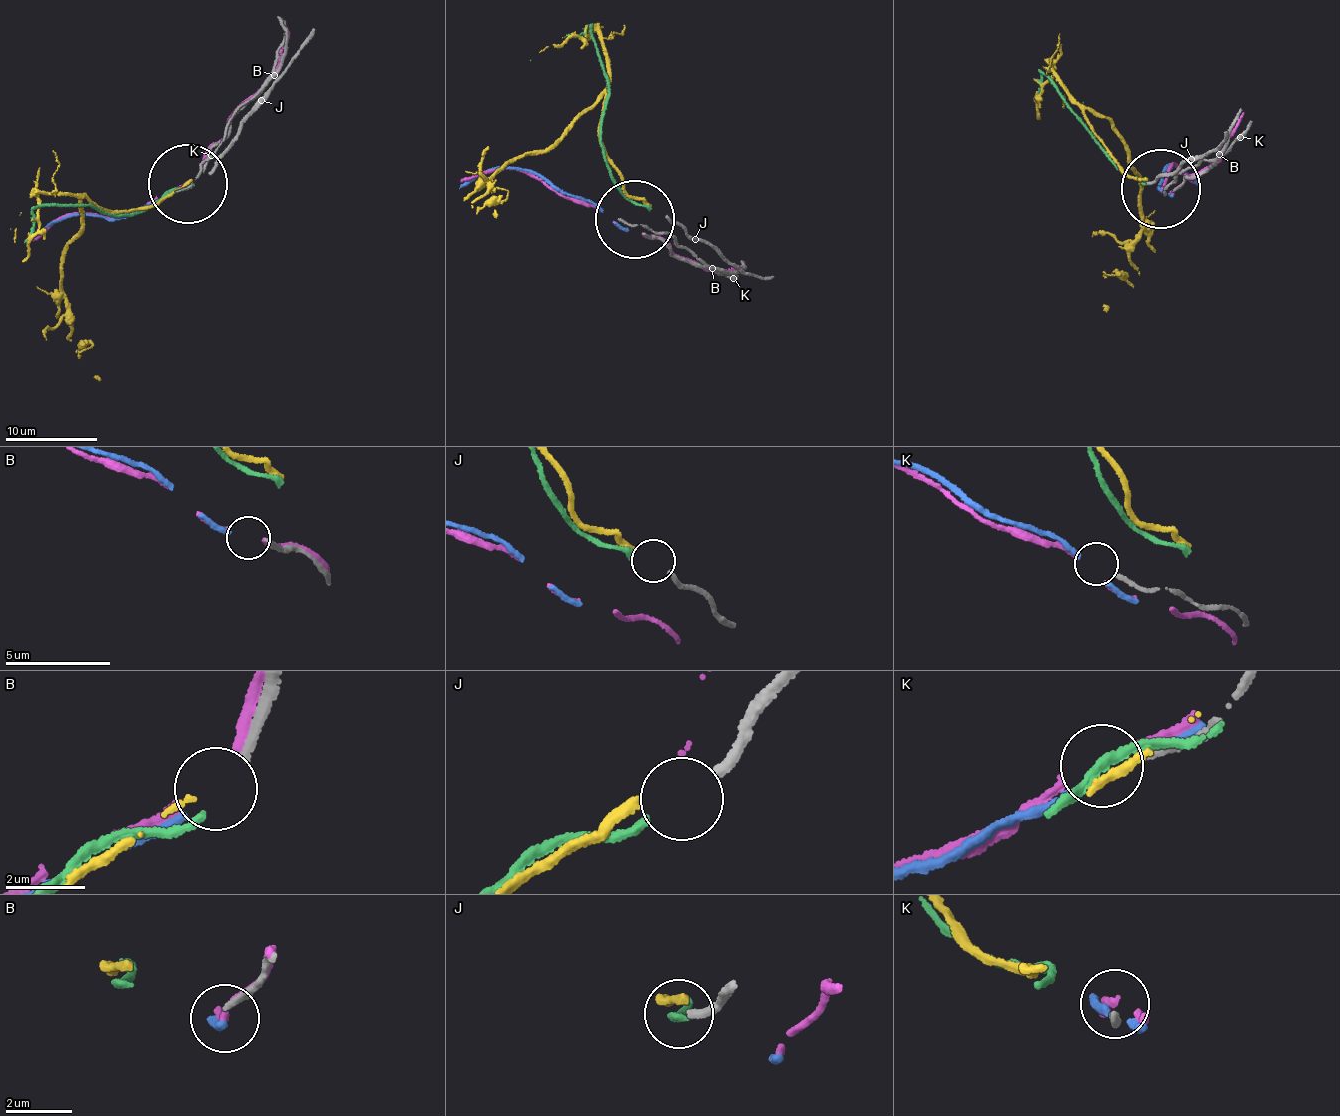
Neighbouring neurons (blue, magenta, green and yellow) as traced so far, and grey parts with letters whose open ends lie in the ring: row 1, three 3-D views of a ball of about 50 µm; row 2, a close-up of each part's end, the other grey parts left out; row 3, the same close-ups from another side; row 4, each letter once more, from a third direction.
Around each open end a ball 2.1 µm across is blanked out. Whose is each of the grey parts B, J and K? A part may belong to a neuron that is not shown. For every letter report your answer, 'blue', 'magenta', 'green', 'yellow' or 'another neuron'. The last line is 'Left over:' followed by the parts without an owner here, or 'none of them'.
B: blue
J: yellow
K: another neuron
Left over: K

